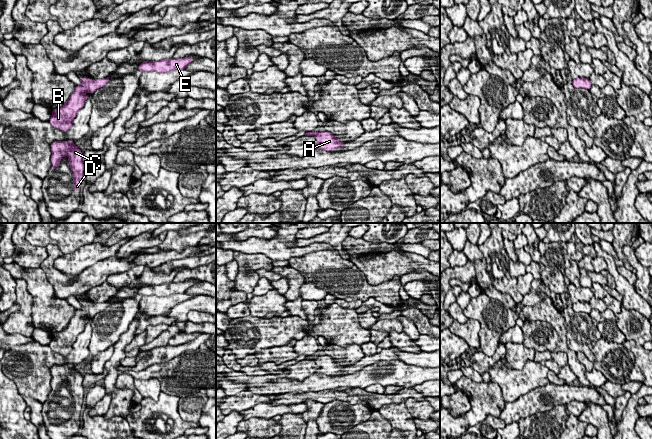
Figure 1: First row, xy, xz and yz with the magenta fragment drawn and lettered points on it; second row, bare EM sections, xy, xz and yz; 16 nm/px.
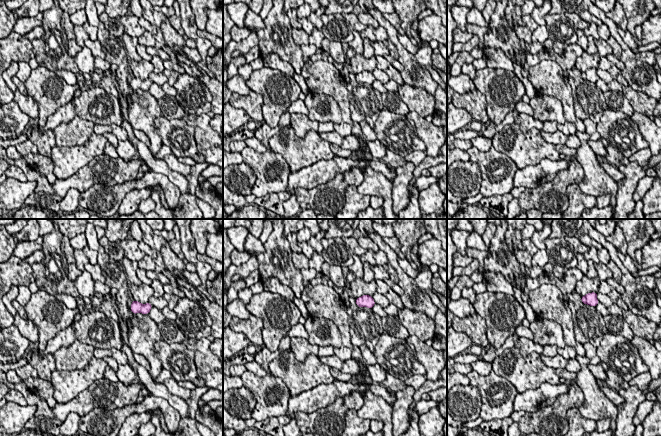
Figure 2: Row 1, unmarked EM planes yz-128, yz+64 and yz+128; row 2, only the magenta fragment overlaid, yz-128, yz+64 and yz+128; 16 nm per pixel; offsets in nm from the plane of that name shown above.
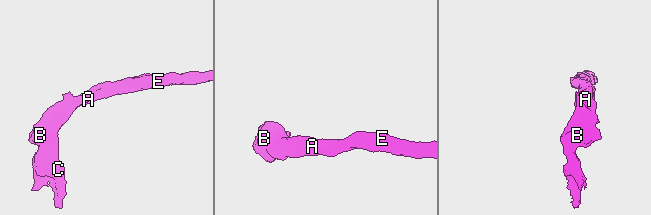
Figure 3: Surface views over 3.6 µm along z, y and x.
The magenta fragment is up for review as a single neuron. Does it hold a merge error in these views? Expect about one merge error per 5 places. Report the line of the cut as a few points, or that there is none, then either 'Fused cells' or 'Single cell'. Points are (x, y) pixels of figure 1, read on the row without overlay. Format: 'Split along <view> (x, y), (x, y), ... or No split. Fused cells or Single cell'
No split. Single cell

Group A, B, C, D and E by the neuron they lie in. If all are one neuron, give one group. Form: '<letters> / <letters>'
A B C D E

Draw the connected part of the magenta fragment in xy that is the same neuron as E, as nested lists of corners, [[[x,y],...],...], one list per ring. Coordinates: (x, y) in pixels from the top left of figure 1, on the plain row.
[[[191,280],[179,283],[164,283],[160,285],[144,285],[138,290],[138,295],[168,297],[173,294],[184,294],[186,290],[192,287],[194,283]]]

